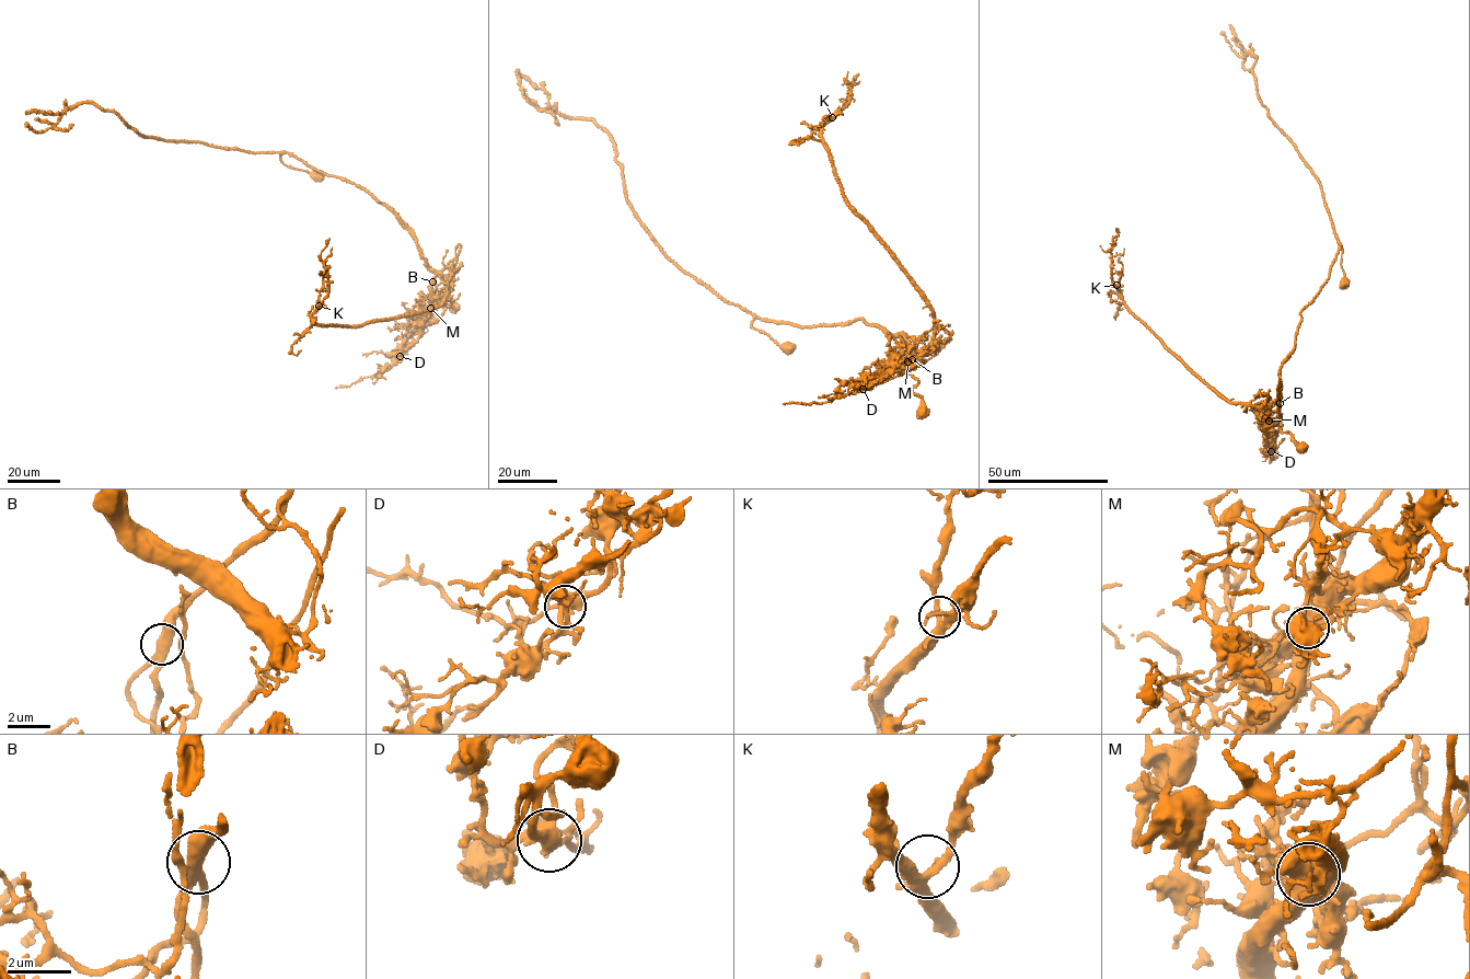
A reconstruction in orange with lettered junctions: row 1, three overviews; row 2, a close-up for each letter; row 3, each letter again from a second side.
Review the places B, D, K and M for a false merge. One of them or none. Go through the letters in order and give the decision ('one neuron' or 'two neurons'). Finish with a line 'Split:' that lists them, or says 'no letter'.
B: one neuron
D: one neuron
K: one neuron
M: two neurons
Split: M

